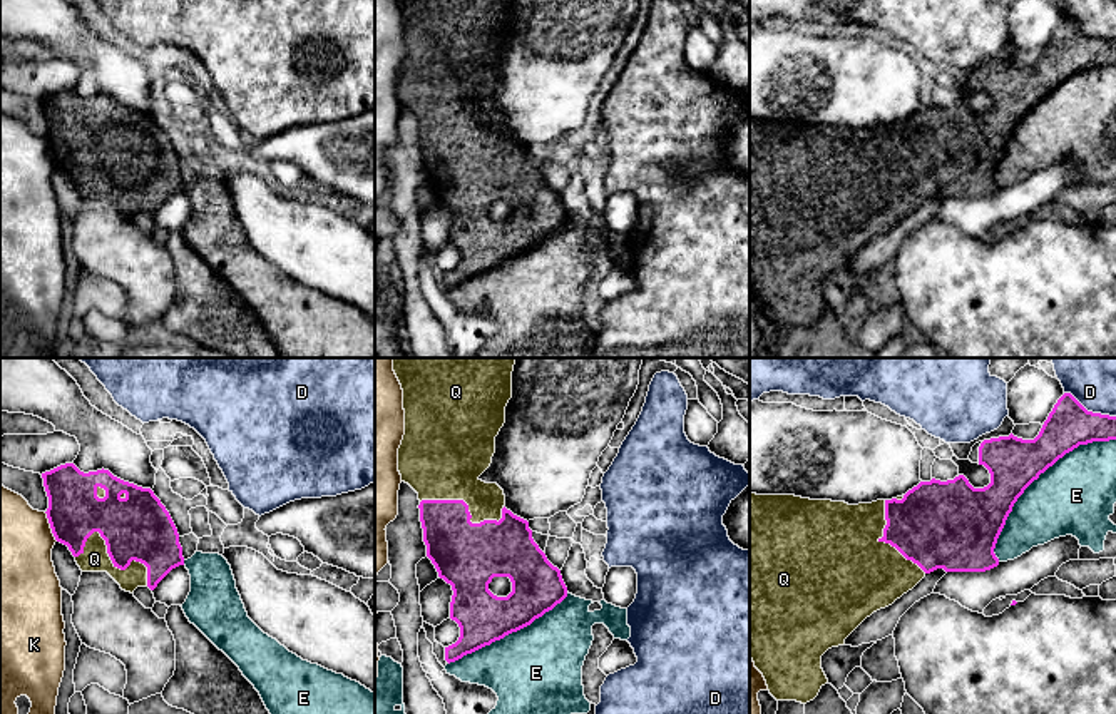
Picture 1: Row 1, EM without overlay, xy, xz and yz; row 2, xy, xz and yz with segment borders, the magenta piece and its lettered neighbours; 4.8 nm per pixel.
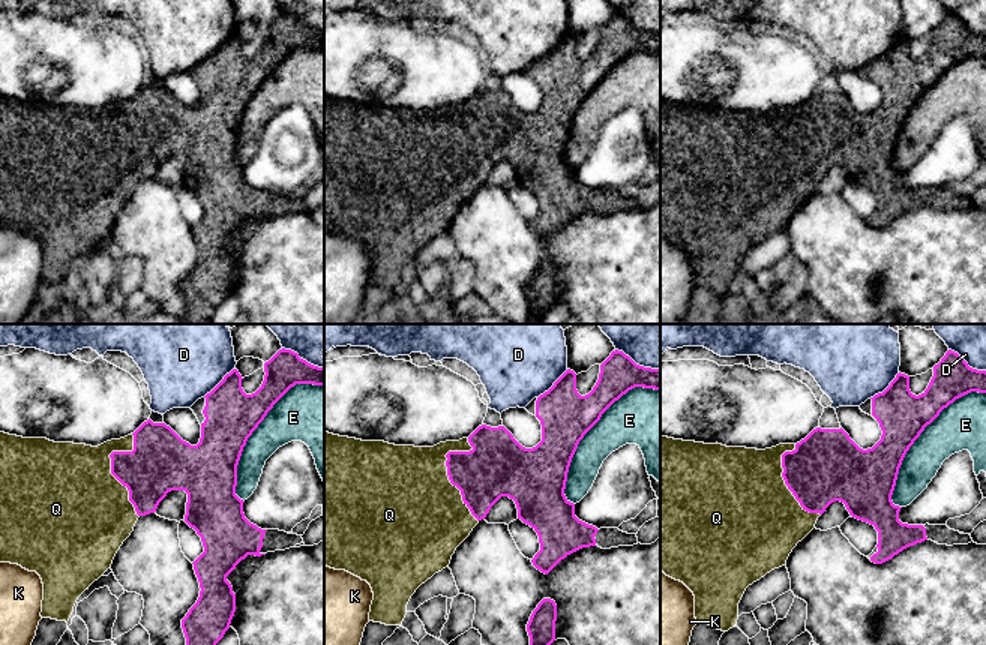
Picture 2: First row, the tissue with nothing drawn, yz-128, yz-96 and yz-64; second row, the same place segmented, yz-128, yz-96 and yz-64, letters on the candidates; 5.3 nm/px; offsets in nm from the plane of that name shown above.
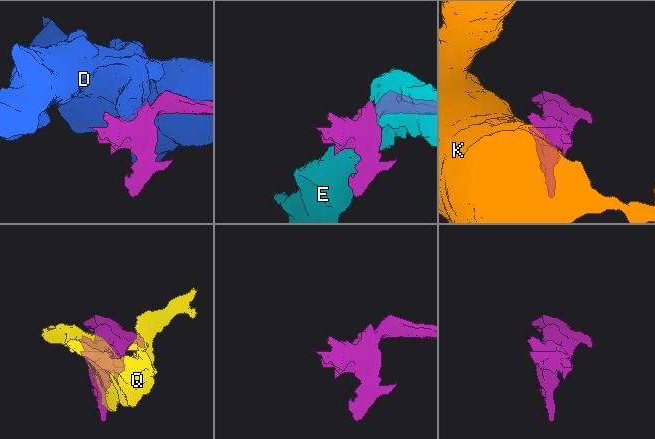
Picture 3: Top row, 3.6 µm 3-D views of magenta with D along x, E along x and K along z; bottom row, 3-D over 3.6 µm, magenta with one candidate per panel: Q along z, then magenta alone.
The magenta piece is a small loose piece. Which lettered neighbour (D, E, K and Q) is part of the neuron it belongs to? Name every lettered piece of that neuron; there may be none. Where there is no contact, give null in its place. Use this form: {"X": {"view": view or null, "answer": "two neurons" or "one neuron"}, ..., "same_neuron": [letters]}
{"D": {"view": "yz", "answer": "two neurons"}, "E": {"view": "yz", "answer": "two neurons"}, "K": {"view": "xy", "answer": "two neurons"}, "Q": {"view": "xy", "answer": "one neuron"}, "same_neuron": ["Q"]}

